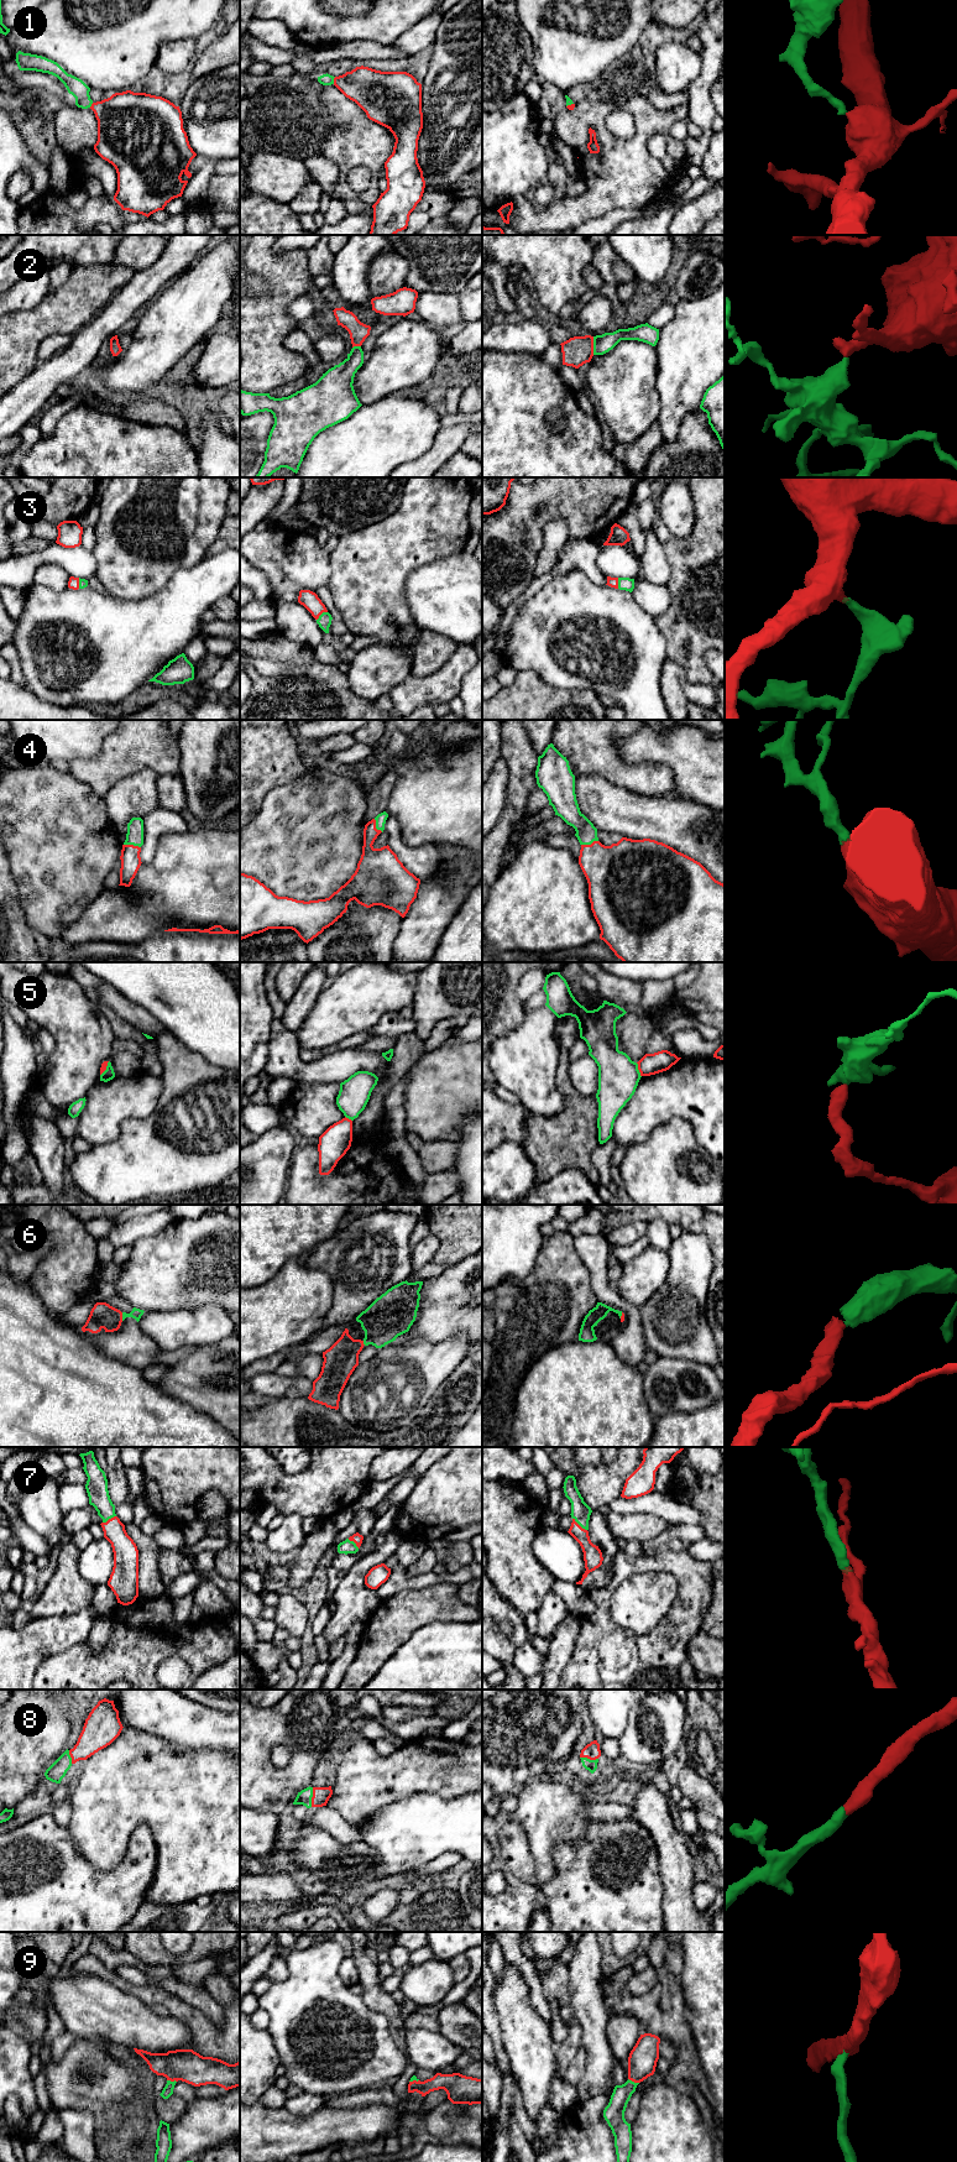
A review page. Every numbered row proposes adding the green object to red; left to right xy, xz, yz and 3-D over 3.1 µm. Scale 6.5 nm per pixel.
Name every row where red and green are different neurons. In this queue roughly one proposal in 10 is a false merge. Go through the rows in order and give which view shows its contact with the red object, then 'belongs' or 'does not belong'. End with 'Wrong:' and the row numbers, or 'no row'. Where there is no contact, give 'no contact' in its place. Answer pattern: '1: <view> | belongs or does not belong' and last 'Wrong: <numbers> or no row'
1: xz | belongs
2: yz | belongs
3: xz | belongs
4: xy | belongs
5: yz | does not belong
6: xy | belongs
7: yz | belongs
8: xz | belongs
9: yz | belongs
Wrong: 5

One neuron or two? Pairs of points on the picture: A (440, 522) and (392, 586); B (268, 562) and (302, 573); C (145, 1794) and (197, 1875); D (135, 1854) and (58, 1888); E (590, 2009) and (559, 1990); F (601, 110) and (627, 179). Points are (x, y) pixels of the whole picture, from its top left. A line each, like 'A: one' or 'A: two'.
A: one
B: one
C: one
D: one
E: two
F: one

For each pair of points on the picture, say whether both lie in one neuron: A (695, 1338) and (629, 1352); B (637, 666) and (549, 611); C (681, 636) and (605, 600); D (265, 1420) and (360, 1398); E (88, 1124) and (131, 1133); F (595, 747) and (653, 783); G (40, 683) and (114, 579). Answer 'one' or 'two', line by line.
A: two
B: one
C: two
D: two
E: two
F: one
G: two

